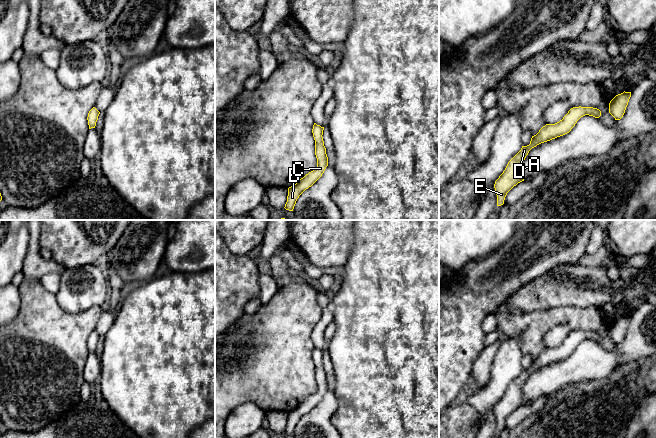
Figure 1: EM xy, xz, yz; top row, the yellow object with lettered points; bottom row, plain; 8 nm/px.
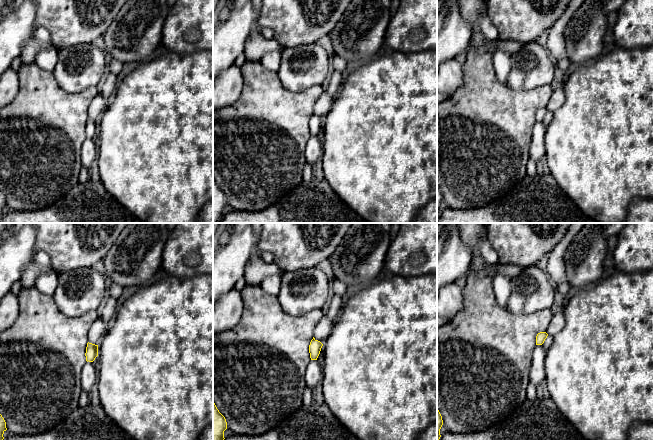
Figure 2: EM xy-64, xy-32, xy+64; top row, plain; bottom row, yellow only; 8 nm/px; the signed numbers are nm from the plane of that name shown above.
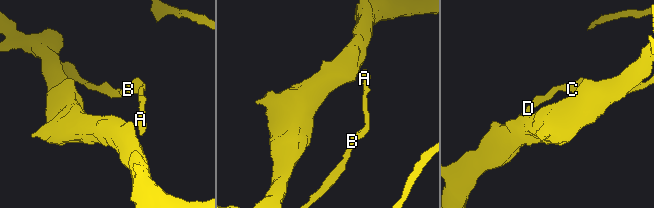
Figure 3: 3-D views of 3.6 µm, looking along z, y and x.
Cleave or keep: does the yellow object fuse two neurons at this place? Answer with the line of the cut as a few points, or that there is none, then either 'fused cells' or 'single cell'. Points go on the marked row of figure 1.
cut in xy along (95, 109), (90, 115), (90, 128); fused cells

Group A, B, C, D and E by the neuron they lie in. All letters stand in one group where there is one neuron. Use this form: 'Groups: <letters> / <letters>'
Groups: A D E / B C

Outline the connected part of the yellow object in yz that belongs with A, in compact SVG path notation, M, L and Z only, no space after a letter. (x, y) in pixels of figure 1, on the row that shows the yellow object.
M571 111L559 122L543 126L536 135L532 136L529 145L522 146L521 150L508 162L503 173L495 181L494 188L497 195L497 206L503 205L507 193L518 183L524 181L521 169L529 151L541 143L567 134L578 120L576 112Z

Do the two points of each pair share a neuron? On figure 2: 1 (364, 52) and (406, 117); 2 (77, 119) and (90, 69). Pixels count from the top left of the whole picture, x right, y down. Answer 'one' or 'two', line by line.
1: two
2: two

